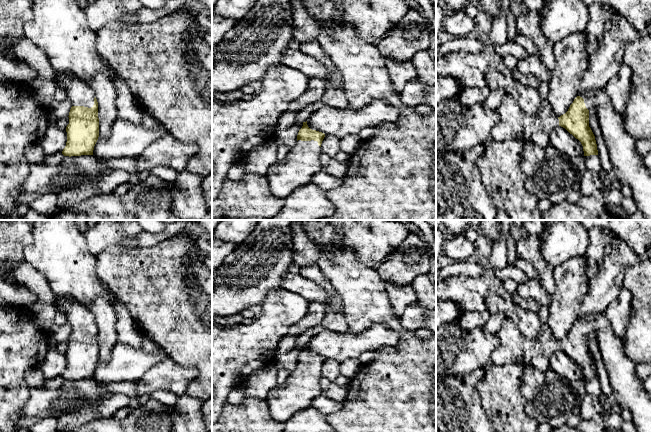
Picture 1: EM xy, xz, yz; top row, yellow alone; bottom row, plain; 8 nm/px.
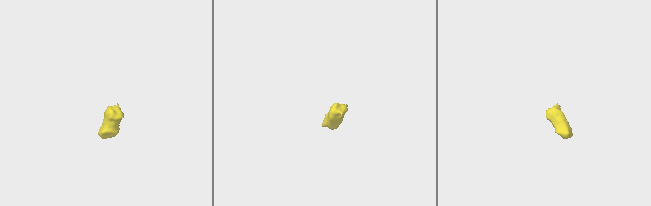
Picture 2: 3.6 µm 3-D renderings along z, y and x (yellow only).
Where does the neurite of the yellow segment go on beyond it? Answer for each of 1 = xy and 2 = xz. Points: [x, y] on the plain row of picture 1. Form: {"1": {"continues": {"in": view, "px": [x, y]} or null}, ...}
{"1": {"continues": {"in": "xy", "px": [78, 316]}}, "2": {"continues": {"in": "xz", "px": [302, 386]}}}

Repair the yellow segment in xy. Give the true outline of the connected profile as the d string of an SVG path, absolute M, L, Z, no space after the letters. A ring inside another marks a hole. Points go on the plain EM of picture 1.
M56 296L56 307L61 308L71 325L67 366L64 380L93 379L99 361L98 326L94 314L78 300Z

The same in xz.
M307 345L303 346L303 350L298 356L295 369L284 383L277 384L267 395L266 402L270 415L274 420L285 423L295 413L311 407L312 401L323 394L320 378L324 361L324 357L310 353Z

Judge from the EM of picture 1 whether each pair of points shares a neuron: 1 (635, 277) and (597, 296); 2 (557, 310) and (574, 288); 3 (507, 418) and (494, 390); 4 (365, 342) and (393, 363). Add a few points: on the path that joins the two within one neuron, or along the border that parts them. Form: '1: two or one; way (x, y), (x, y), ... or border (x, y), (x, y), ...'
1: two; border (635, 263), (625, 270), (621, 284)
2: one; way (562, 305), (569, 293)
3: one; way (505, 411), (501, 397)
4: two; border (398, 339), (395, 345), (381, 346), (375, 352)

